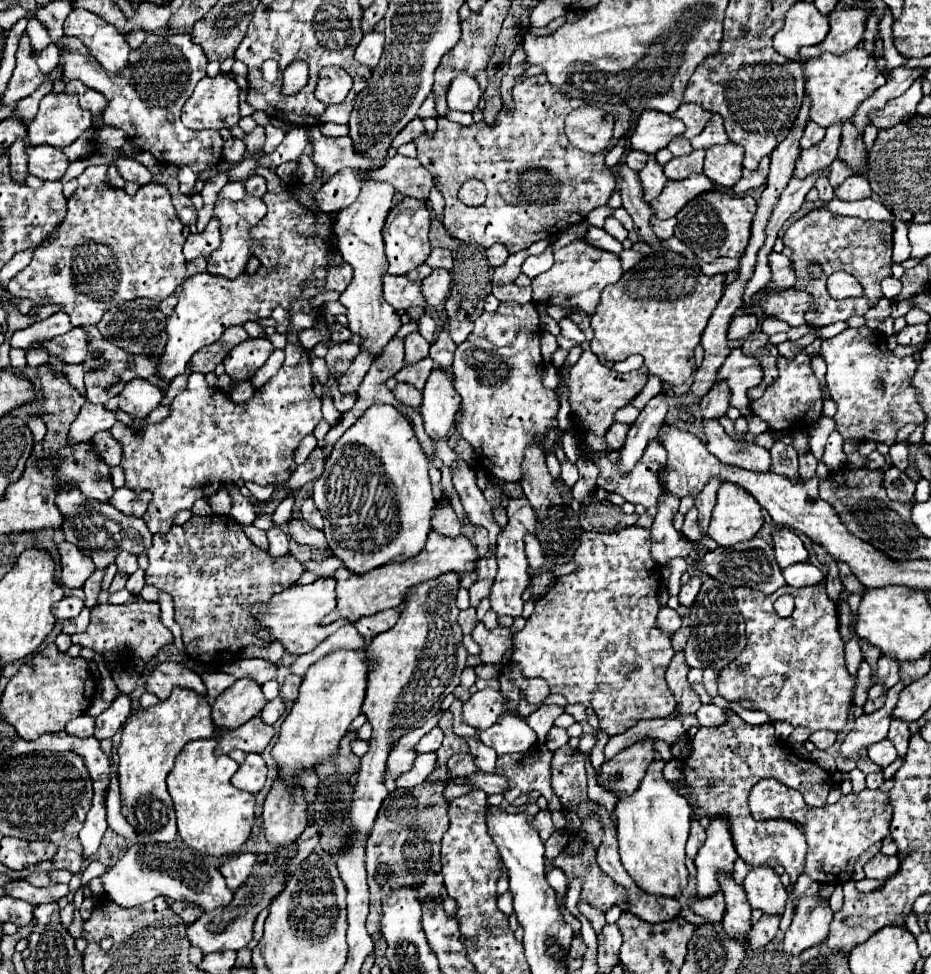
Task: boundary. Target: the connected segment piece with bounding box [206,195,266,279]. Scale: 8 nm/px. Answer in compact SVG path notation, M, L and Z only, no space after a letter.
M244 197L242 201L228 201L228 199L218 199L214 207L214 215L220 219L220 231L222 231L222 243L220 247L208 257L208 273L226 277L226 279L236 279L238 275L244 273L244 267L248 259L252 257L250 253L250 229L266 215L266 205L260 197Z

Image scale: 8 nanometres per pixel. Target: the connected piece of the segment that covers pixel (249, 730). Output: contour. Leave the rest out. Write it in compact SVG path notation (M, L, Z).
M252 717L248 723L234 731L218 733L218 755L228 755L234 749L242 749L246 753L262 753L274 735L276 731L272 725L266 725L260 717Z

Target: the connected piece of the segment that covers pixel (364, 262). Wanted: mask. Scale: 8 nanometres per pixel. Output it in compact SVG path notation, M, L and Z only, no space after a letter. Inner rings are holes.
M364 181L358 199L350 207L338 213L338 219L334 225L338 251L344 257L344 261L350 263L354 269L354 279L348 285L348 289L340 295L340 303L348 309L350 331L362 337L360 347L366 353L370 353L374 359L382 355L386 343L396 335L396 331L402 325L400 317L392 309L392 305L386 303L382 295L382 273L388 267L388 261L384 257L382 229L390 209L394 207L392 197L394 197L394 187L390 183Z

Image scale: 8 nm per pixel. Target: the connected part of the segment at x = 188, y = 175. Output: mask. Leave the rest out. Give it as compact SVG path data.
M180 169L178 171L178 181L180 181L180 193L182 195L194 195L194 183L198 181L198 175L192 173L192 169Z

